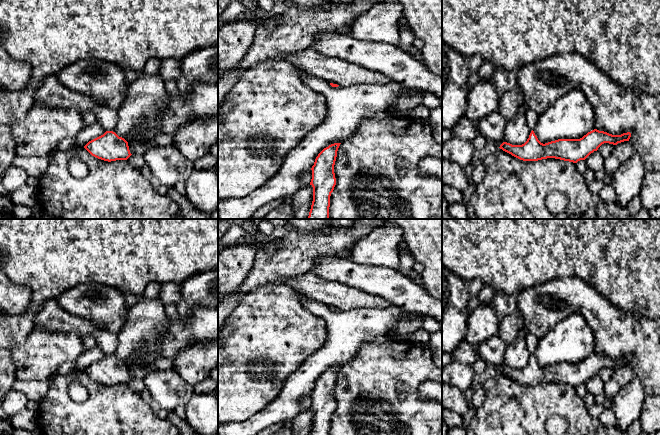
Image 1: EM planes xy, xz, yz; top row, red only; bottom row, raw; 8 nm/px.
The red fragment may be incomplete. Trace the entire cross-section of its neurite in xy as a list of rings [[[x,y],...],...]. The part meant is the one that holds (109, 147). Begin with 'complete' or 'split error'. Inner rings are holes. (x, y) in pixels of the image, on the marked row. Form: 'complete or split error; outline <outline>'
complete; outline [[[113,131],[89,141],[84,148],[94,157],[104,161],[127,160],[130,153],[128,142]]]

